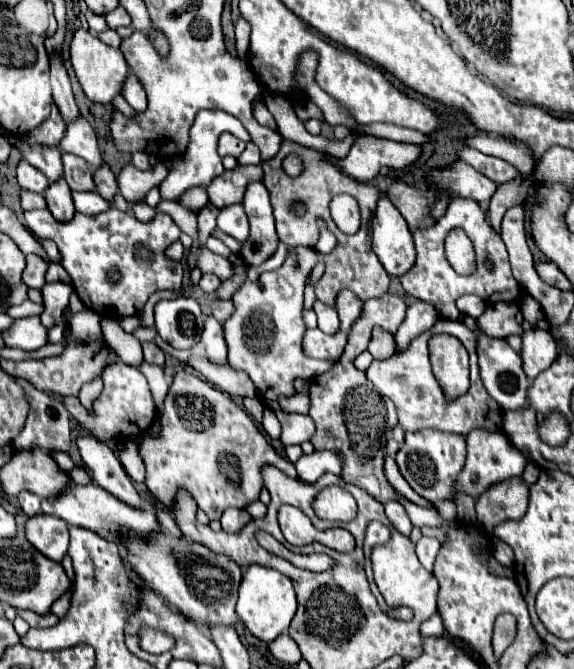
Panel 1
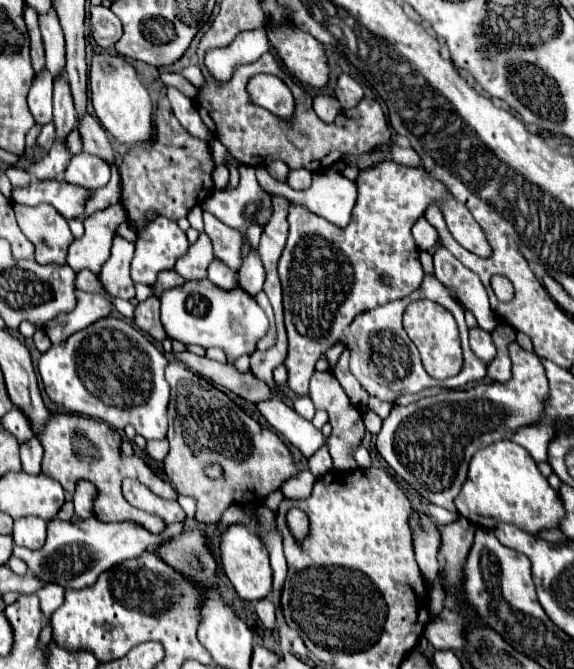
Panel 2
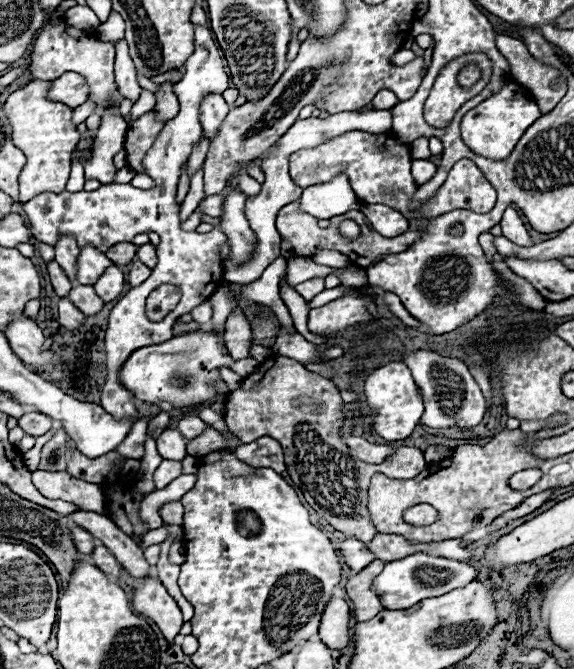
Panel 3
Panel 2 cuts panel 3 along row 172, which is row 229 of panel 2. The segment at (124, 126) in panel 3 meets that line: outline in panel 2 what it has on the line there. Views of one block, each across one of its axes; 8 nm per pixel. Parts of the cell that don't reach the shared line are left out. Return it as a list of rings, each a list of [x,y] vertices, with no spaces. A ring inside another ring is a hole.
[[[112,204],[102,212],[96,212],[92,218],[84,220],[84,236],[74,240],[68,248],[66,264],[74,270],[80,272],[82,268],[92,270],[94,274],[100,272],[100,266],[108,260],[114,230],[126,220],[126,210],[124,206]]]

